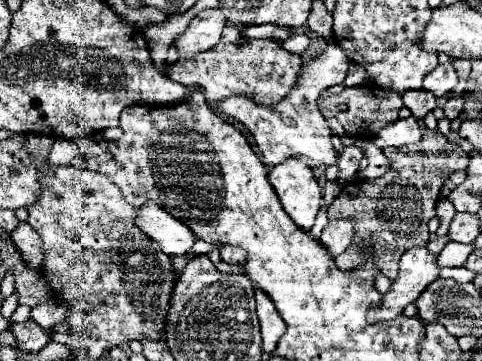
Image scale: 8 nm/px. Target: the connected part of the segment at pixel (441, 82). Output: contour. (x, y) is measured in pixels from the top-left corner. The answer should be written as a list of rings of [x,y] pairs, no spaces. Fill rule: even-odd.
[[[448,61],[448,63],[438,65],[432,73],[428,73],[428,75],[424,77],[422,89],[432,91],[436,97],[442,97],[442,95],[454,91],[456,85],[458,85],[458,75],[456,75],[456,71],[454,71],[454,65]]]

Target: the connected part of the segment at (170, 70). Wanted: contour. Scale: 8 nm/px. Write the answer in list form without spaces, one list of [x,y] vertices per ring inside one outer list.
[[[252,39],[242,41],[238,45],[218,45],[218,49],[208,49],[190,59],[164,63],[162,73],[190,89],[200,89],[206,99],[222,101],[232,95],[248,95],[260,103],[276,103],[294,87],[298,71],[302,65],[302,57],[294,55],[274,39]]]

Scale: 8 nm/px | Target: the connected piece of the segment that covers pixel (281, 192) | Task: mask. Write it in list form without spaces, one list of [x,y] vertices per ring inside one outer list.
[[[290,157],[284,163],[272,167],[268,181],[292,221],[296,221],[296,225],[304,231],[310,231],[322,199],[322,189],[312,173],[312,167],[308,167],[298,157]]]

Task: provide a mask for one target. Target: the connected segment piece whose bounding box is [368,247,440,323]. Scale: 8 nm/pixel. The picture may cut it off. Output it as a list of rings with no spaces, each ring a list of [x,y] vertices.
[[[412,247],[400,259],[398,279],[392,283],[388,295],[382,297],[378,307],[372,307],[368,313],[368,321],[384,321],[394,319],[402,313],[408,303],[414,303],[418,295],[438,279],[440,267],[436,263],[438,255],[430,253],[426,247]]]

